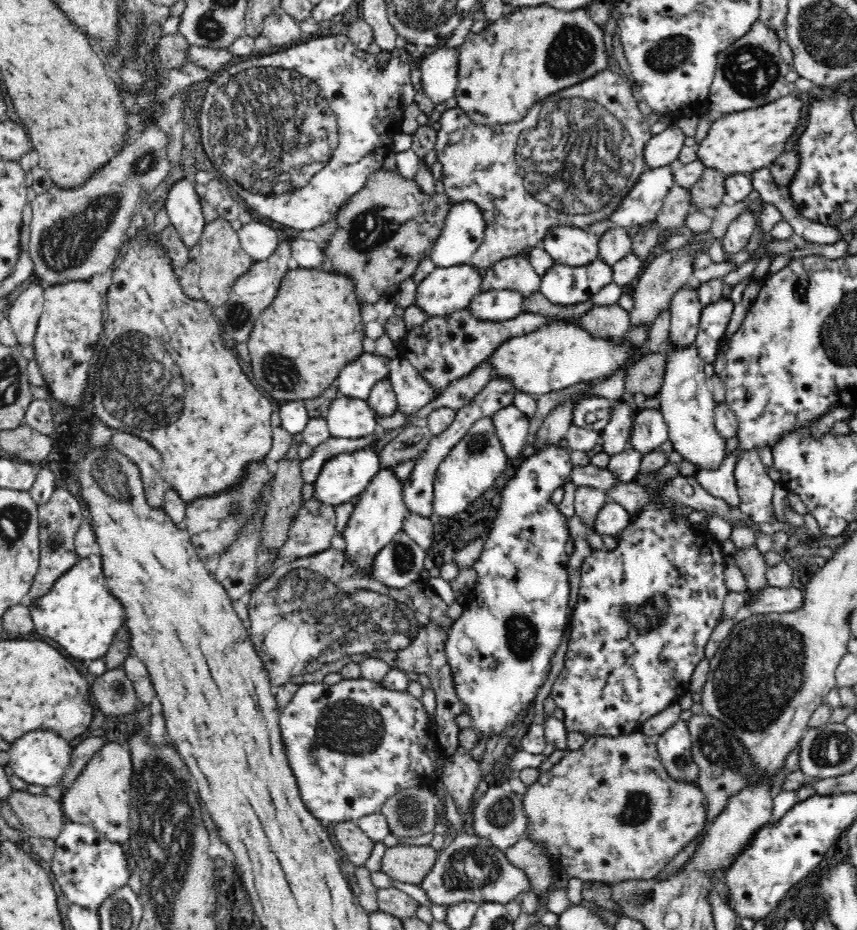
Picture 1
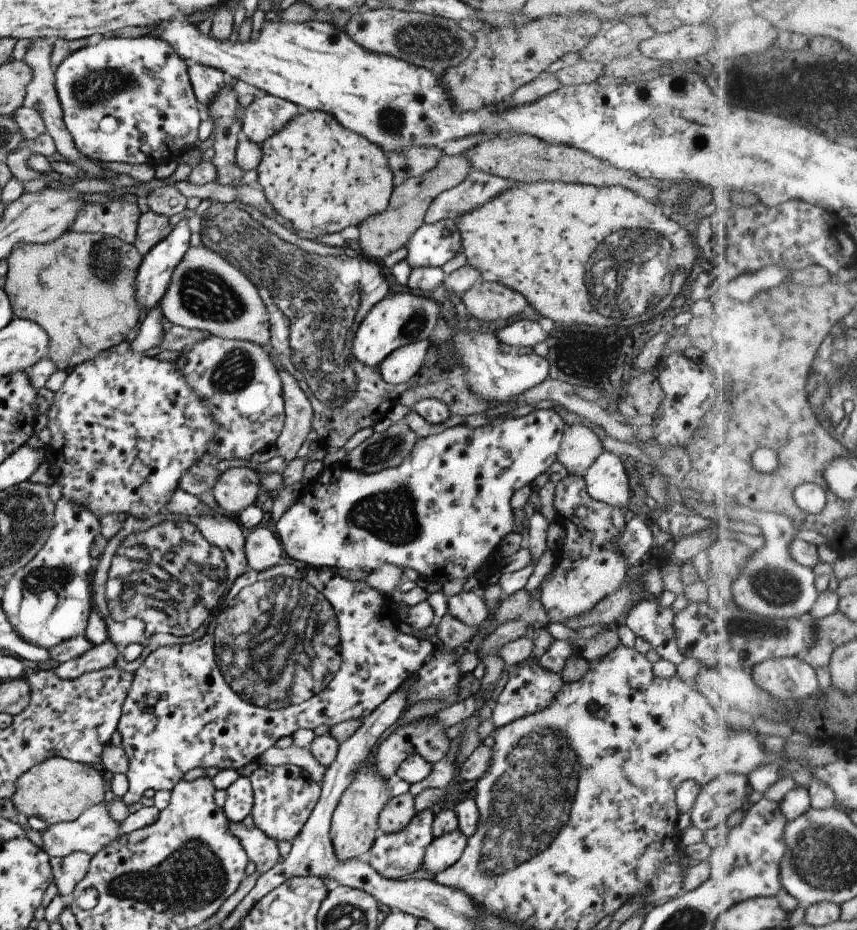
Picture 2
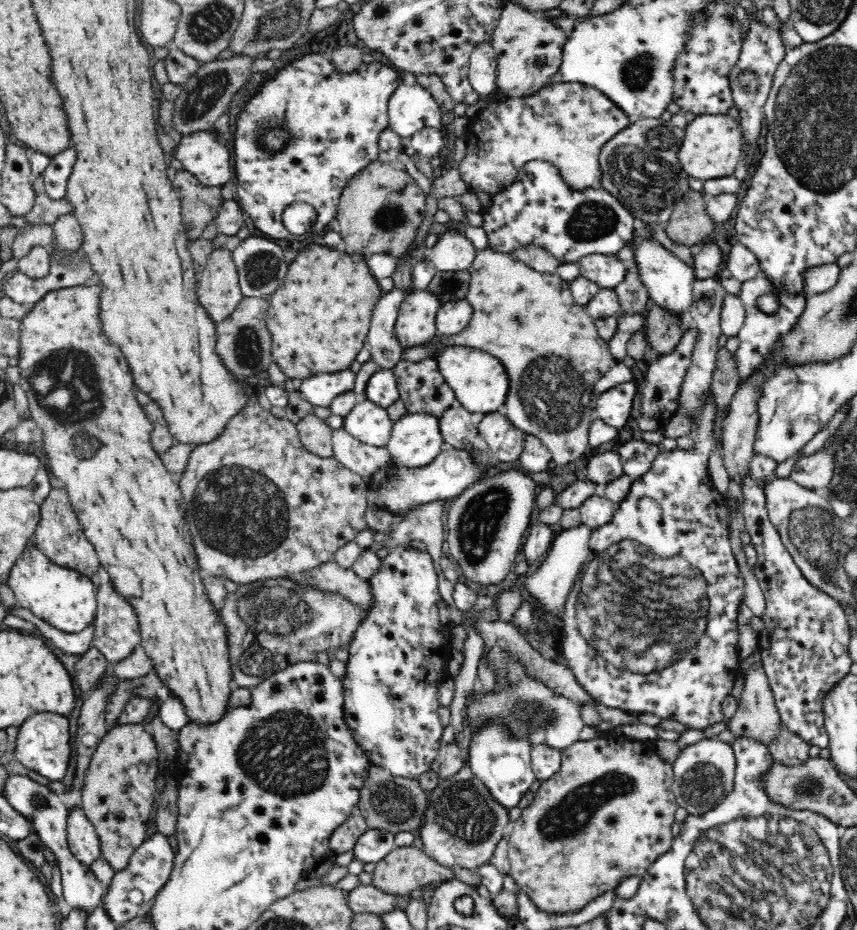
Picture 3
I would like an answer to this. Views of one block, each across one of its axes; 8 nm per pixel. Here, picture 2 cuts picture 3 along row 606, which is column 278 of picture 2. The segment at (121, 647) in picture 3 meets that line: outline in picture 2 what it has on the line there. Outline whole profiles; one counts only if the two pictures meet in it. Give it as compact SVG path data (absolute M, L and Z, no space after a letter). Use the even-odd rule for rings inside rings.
M273 95L254 98L241 112L240 128L256 145L279 132L299 112L297 105Z

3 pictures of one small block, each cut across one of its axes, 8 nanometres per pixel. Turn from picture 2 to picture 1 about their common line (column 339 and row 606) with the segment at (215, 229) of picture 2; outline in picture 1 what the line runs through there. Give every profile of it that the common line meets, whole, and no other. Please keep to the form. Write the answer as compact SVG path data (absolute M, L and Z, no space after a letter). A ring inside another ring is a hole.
M330 548L291 563L280 562L273 573L250 593L247 605L251 621L249 635L268 671L270 684L320 683L326 674L338 673L348 663L358 664L365 658L379 658L391 669L428 676L436 697L433 714L436 742L444 749L446 756L460 746L459 734L462 729L458 727L456 717L470 712L470 709L456 693L452 668L445 653L453 621L446 615L448 606L426 579L412 581L401 589L393 589L372 576L357 574L357 569L347 562L344 550Z

